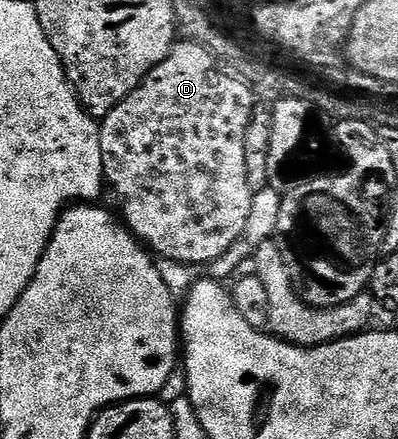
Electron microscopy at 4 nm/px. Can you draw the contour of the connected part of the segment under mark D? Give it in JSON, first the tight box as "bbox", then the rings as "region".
{"bbox":[98,40,256,265],"region":[[[179,40],[156,68],[147,73],[145,79],[134,88],[131,93],[108,115],[101,118],[98,130],[100,131],[100,155],[104,155],[105,184],[114,188],[118,201],[122,204],[121,220],[127,229],[142,242],[151,254],[159,258],[167,257],[170,261],[179,261],[182,265],[210,265],[218,261],[238,240],[254,213],[256,195],[248,187],[248,174],[244,167],[244,131],[248,131],[248,123],[253,117],[256,108],[256,98],[250,86],[241,76],[233,77],[230,73],[218,69],[214,62],[215,54],[205,45],[196,41]]]}

